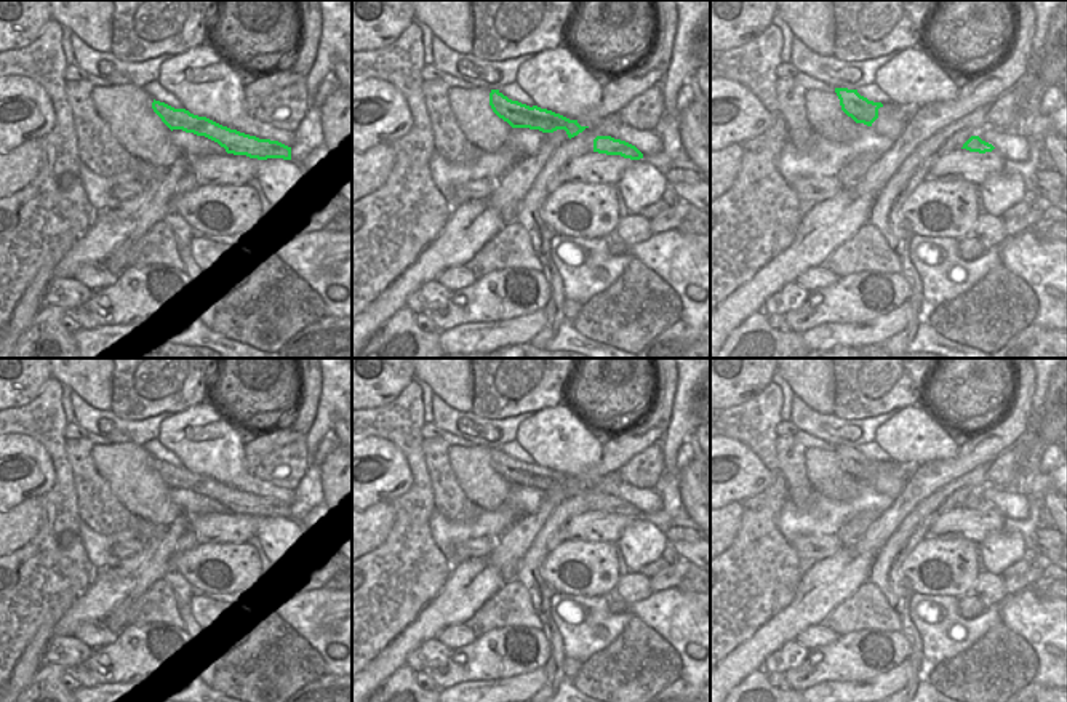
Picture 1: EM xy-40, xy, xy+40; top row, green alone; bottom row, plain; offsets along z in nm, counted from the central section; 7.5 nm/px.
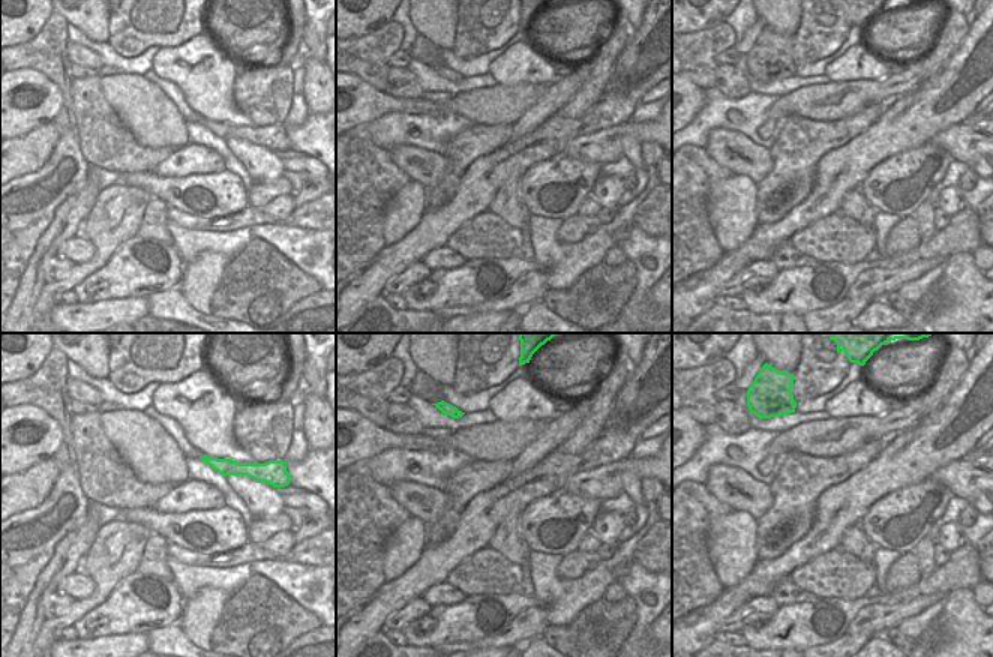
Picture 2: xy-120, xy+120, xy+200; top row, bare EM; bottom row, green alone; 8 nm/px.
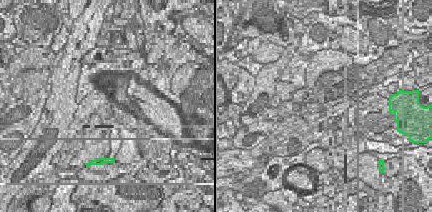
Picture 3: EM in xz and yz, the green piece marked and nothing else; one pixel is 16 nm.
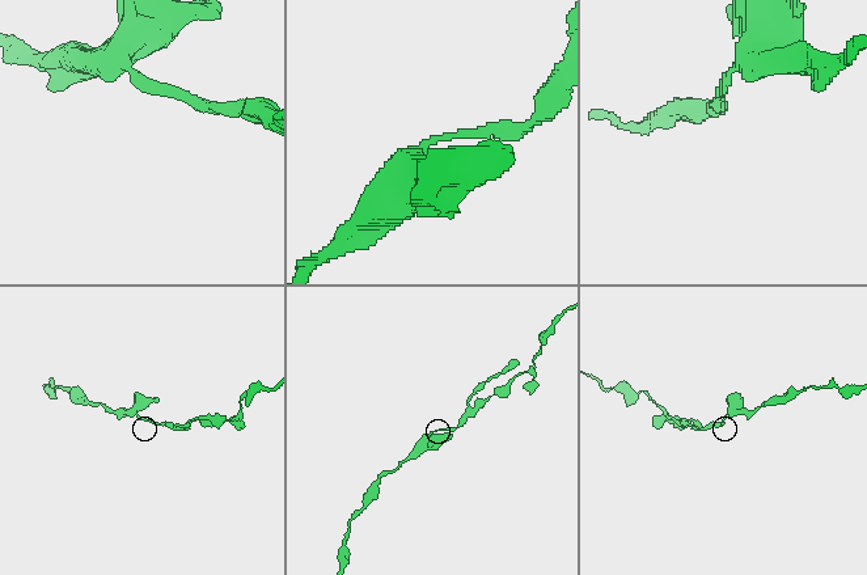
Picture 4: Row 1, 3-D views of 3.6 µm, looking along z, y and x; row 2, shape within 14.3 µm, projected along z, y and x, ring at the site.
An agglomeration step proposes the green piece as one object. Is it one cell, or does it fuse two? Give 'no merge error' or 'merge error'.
no merge error

